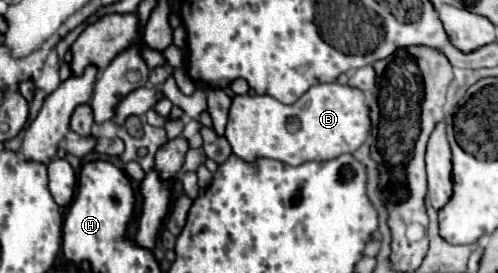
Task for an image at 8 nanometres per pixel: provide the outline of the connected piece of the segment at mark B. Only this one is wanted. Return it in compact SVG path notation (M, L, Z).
M343 84L311 86L295 104L285 106L271 96L233 96L225 138L233 154L253 164L259 158L299 166L311 160L331 160L355 152L369 136L369 116L361 90Z

